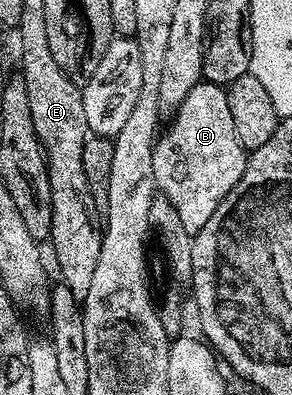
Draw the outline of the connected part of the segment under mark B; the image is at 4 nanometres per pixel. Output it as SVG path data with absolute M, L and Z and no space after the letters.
M201 79L197 85L190 87L189 93L175 106L174 113L176 118L173 119L172 126L169 129L167 126L156 138L154 179L157 190L164 194L178 211L179 220L186 231L195 235L202 231L202 227L206 227L210 215L218 211L218 203L222 203L222 199L226 199L226 195L230 195L230 191L234 191L234 187L240 182L248 166L249 154L242 147L242 143L238 143L225 86Z

